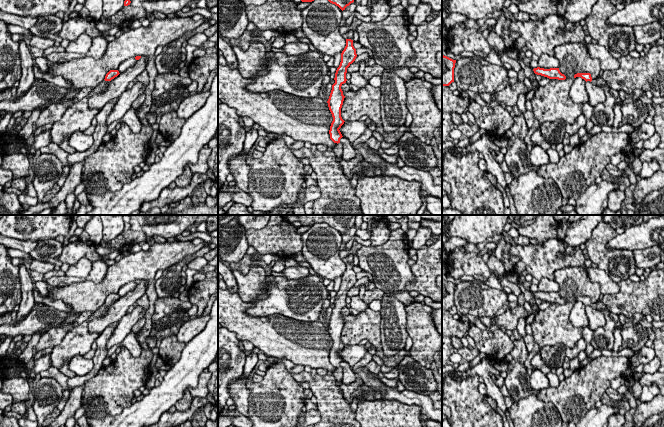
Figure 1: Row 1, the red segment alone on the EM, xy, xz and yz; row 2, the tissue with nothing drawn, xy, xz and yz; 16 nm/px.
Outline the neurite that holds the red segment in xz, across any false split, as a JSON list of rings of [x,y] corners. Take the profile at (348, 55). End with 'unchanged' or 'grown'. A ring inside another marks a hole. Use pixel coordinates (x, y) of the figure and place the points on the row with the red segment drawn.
[[[346,39],[346,46],[341,53],[341,62],[335,73],[335,83],[332,85],[332,90],[327,101],[333,117],[329,130],[330,139],[336,144],[336,146],[332,148],[332,151],[335,153],[339,164],[342,160],[343,152],[343,146],[340,143],[340,139],[343,136],[339,129],[345,122],[341,117],[341,108],[345,98],[341,86],[346,83],[347,68],[355,61],[356,57],[357,54],[356,49],[353,46],[353,40]]]; grown

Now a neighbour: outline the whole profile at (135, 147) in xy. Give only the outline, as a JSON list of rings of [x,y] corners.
[[[125,123],[121,124],[116,136],[108,142],[102,142],[97,150],[84,159],[81,184],[85,185],[84,192],[91,195],[103,195],[106,191],[118,191],[124,184],[132,181],[134,167],[145,162],[151,153],[150,140],[153,134],[152,124],[142,124],[139,133],[133,133]]]

